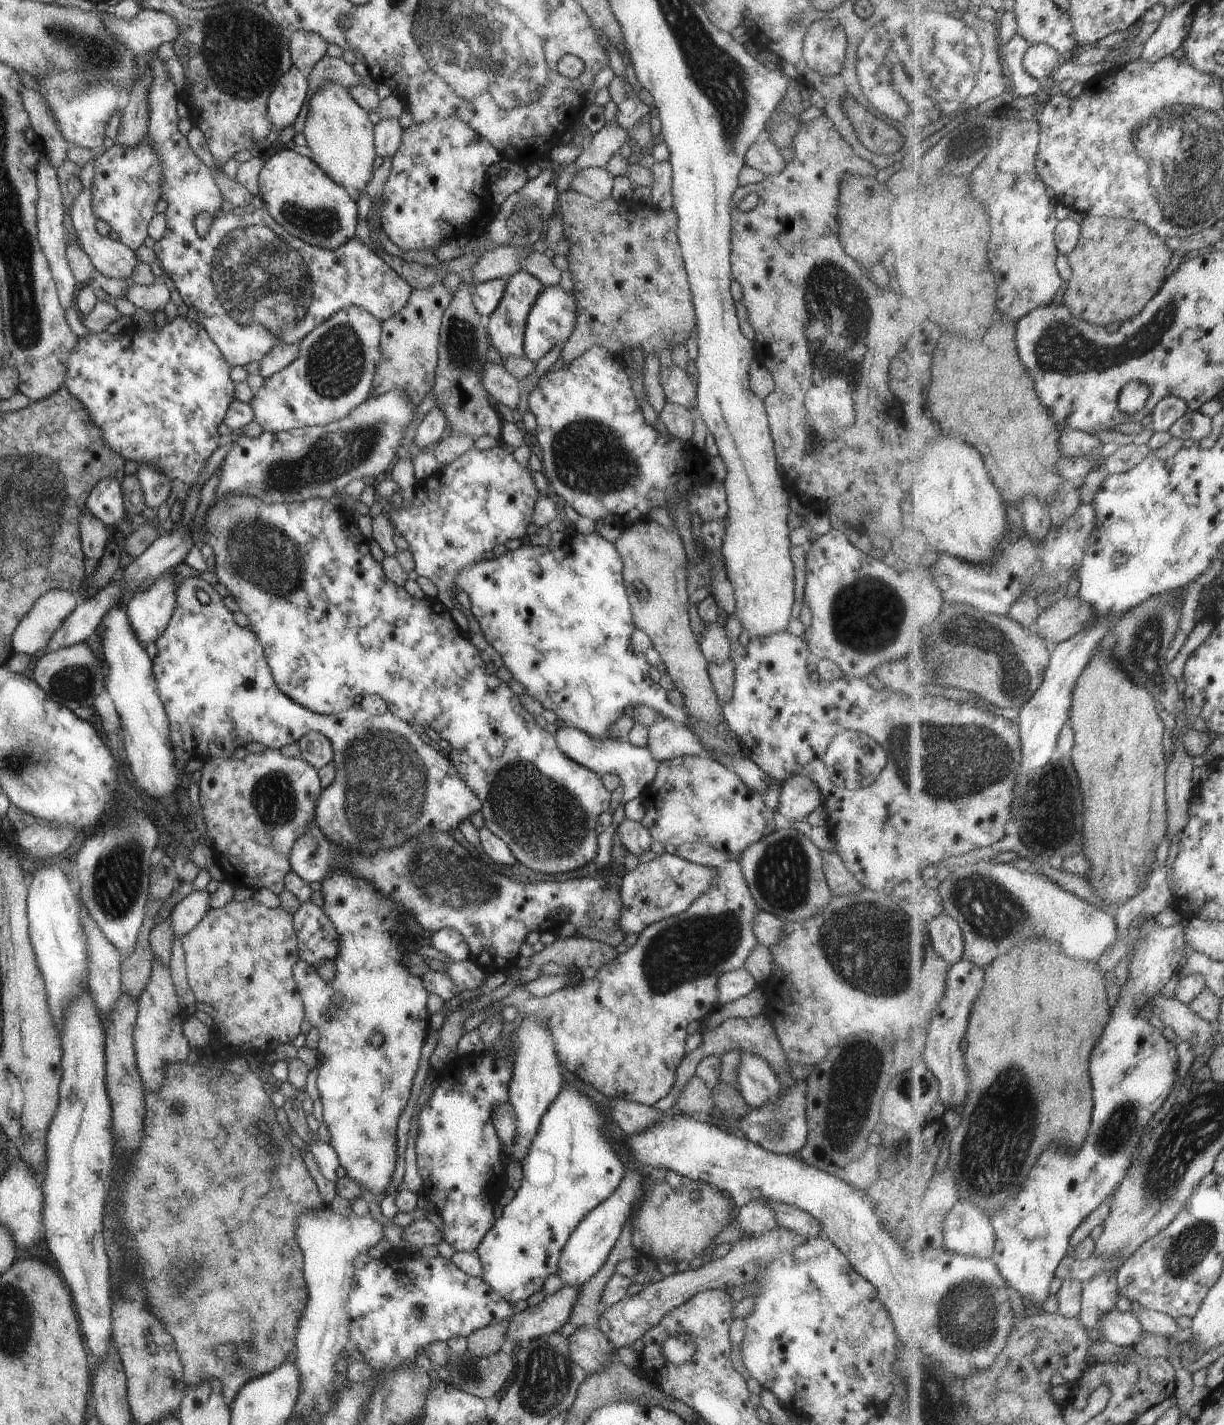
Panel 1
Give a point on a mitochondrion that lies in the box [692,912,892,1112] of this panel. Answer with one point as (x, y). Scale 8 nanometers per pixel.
(853, 1069)

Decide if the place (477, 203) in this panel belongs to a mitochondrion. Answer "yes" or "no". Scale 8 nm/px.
no

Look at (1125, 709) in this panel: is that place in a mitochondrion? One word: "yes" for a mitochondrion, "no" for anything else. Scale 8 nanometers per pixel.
no

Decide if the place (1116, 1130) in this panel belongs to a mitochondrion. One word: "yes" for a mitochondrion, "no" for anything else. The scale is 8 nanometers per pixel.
yes

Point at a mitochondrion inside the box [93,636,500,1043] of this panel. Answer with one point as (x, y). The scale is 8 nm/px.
(386, 780)

